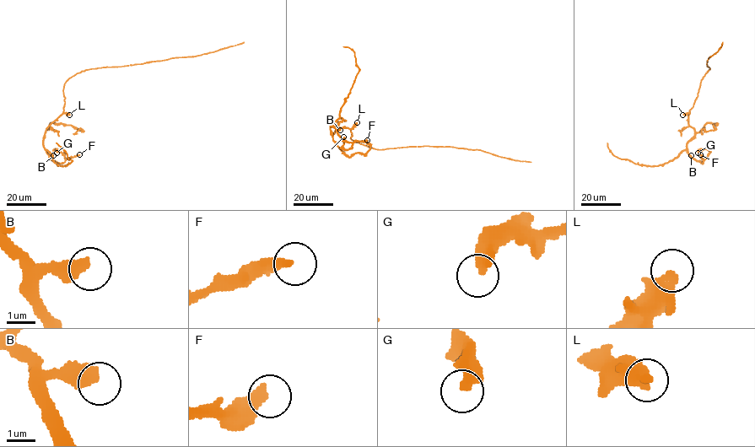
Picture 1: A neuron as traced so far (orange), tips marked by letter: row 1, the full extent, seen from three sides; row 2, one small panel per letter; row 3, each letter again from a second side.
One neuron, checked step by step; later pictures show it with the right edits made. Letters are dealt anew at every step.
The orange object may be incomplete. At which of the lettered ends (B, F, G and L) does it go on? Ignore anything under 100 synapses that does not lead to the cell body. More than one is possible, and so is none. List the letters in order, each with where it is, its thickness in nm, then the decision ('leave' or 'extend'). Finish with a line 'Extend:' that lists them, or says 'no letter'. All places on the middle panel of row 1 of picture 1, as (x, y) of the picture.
B: (340, 130) | 500 nm | leave
F: (367, 140) | 400 nm | leave
G: (343, 137) | 440 nm | leave
L: (357, 122) | 480 nm | leave
Extend: no letter

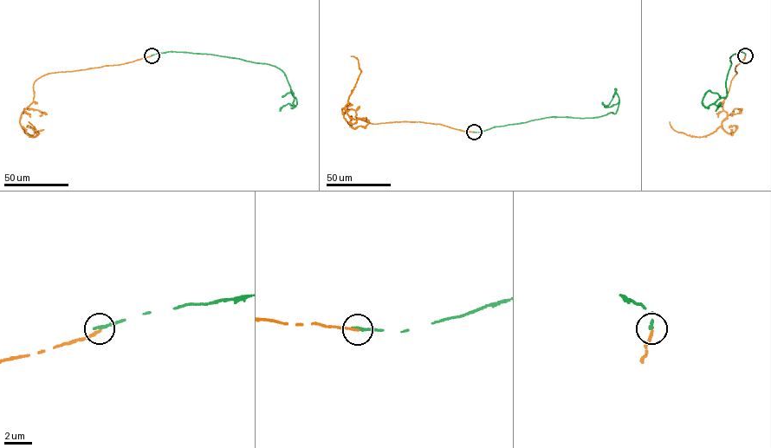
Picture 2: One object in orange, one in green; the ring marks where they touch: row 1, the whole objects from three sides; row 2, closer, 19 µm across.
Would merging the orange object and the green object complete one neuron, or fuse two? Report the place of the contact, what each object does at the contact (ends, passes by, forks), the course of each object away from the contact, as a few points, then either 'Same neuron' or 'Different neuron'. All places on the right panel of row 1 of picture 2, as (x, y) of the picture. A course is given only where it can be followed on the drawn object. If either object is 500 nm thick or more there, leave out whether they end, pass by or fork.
Place: (745, 55). At the ring orange ends. At the ring green ends. Course of orange: (745, 55), (735, 67), (737, 73), (723, 101), (726, 118), (715, 130), (690, 135), (677, 132), (670, 121). Course of green: (745, 55), (740, 51), (730, 57), (727, 96), (707, 107), (702, 102), (708, 91), (720, 97). Different neuron

